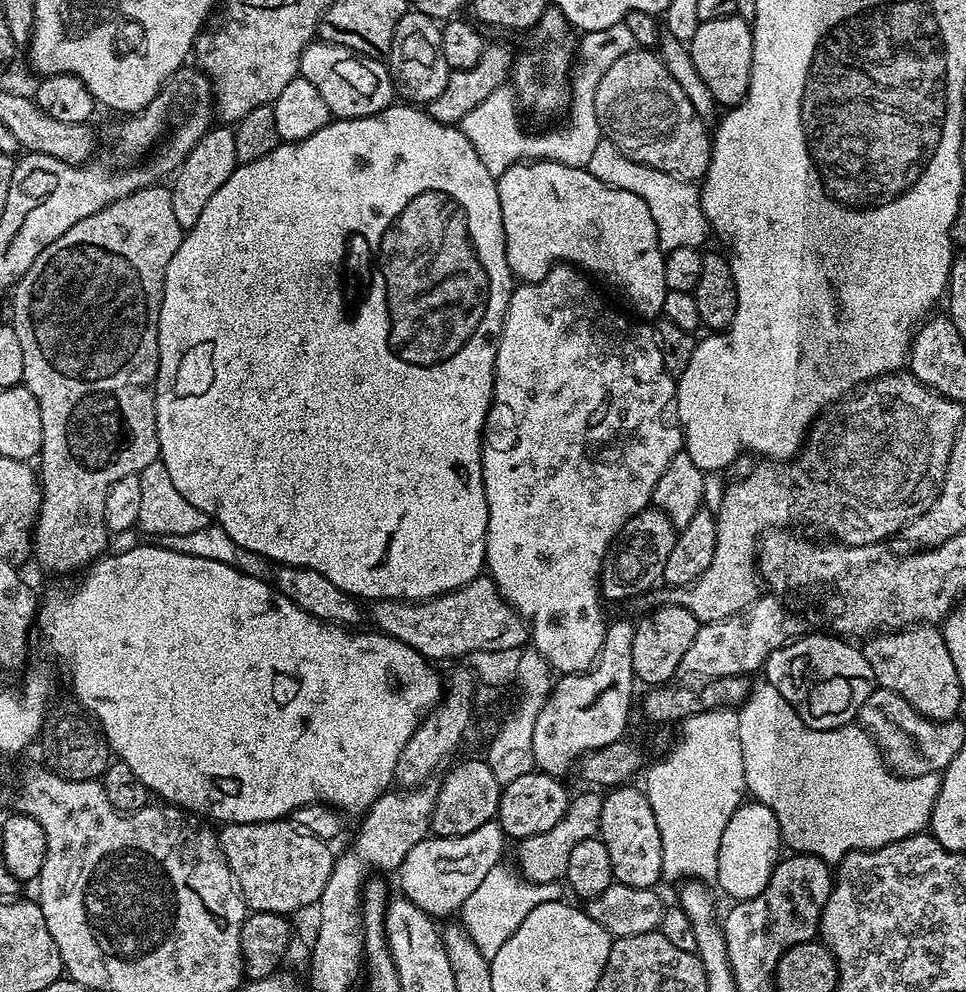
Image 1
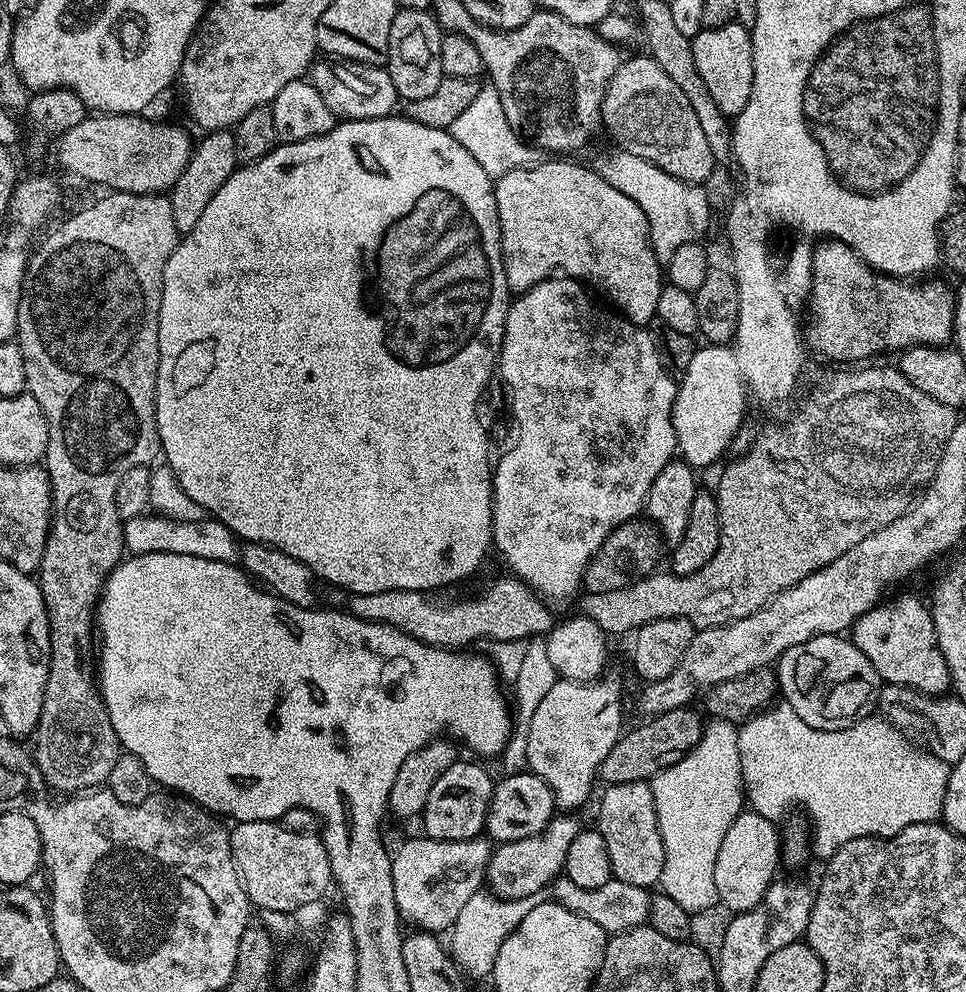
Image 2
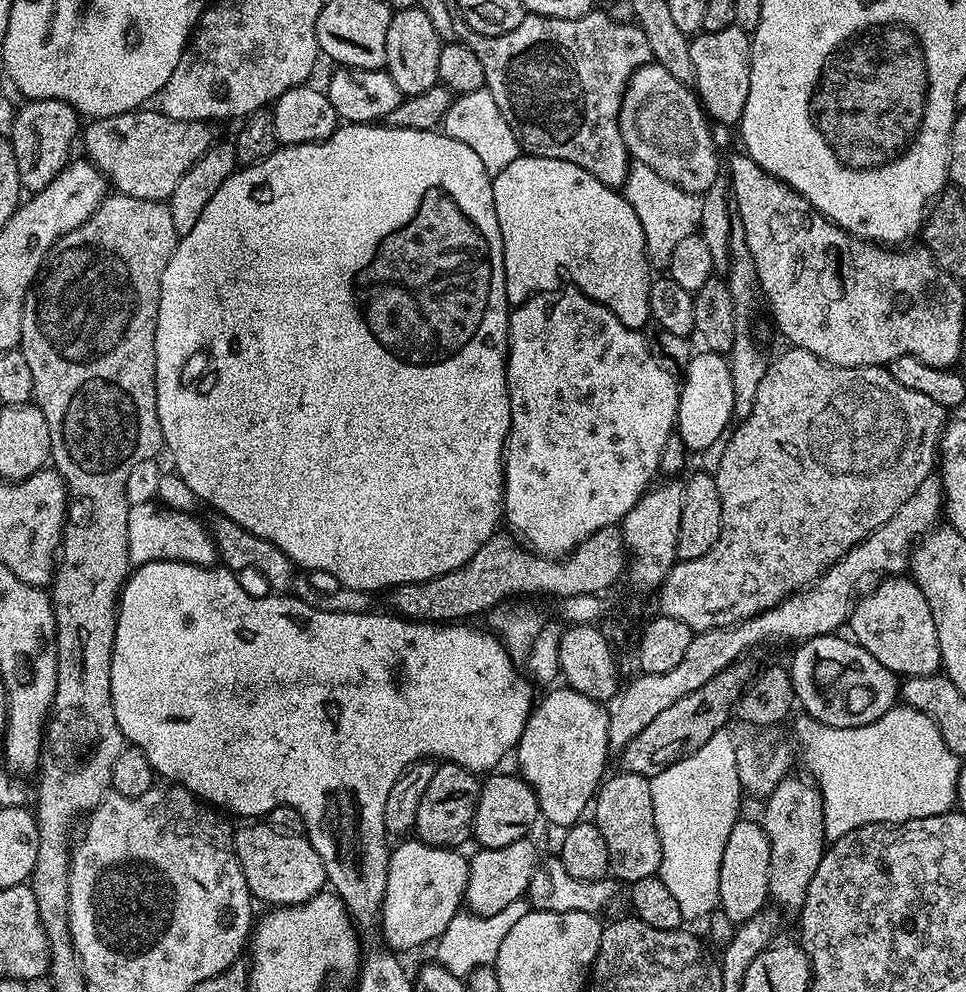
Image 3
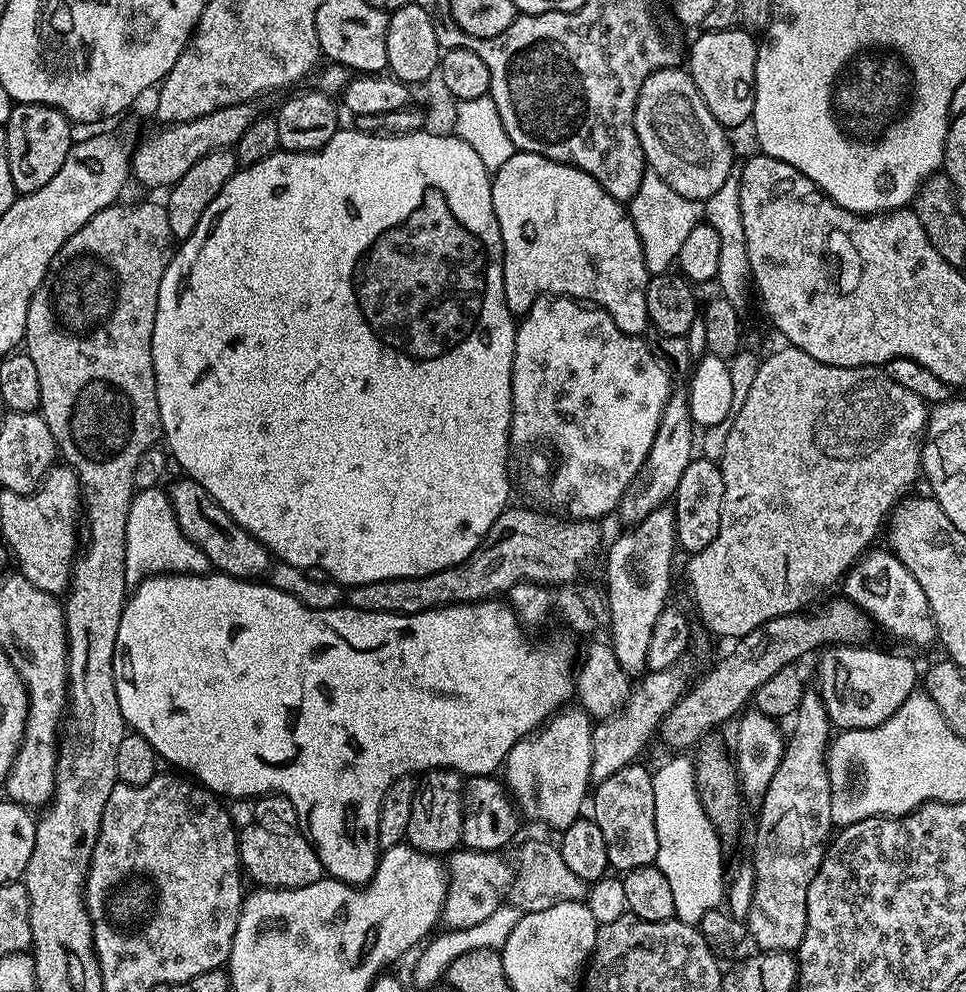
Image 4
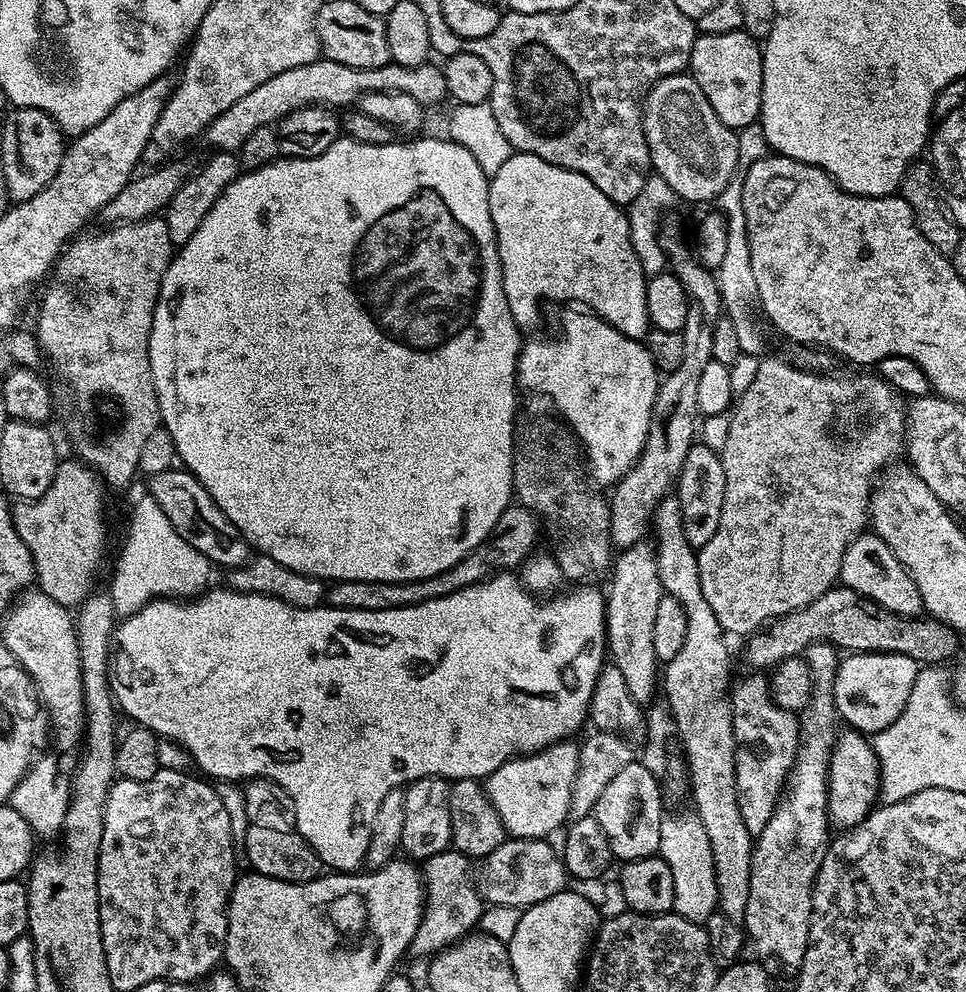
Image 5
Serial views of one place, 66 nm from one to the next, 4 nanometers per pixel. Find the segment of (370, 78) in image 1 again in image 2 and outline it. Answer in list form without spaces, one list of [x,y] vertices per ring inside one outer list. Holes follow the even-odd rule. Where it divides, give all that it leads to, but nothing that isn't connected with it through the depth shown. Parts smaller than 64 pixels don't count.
[[[320,58],[310,69],[310,82],[316,87],[318,94],[322,94],[326,106],[330,106],[332,113],[341,121],[373,120],[391,116],[395,109],[392,107],[398,104],[394,82],[390,82],[388,69],[379,64],[333,62],[328,58]]]

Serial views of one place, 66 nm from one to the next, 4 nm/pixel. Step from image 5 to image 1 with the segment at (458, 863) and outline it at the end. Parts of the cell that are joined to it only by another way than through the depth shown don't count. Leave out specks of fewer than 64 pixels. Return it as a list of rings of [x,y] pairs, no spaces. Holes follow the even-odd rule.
[[[584,790],[571,797],[568,802],[568,813],[550,830],[542,830],[542,834],[528,836],[519,841],[516,847],[516,864],[521,876],[532,884],[554,884],[564,880],[566,866],[570,862],[570,853],[578,842],[586,842],[586,838],[596,836],[600,831],[600,815],[602,814],[602,796],[596,790]]]

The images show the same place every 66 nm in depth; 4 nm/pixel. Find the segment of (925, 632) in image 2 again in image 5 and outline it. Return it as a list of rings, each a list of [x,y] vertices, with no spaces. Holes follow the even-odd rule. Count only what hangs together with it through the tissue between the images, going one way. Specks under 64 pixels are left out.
[[[861,534],[850,542],[846,554],[842,554],[839,583],[846,588],[853,588],[861,598],[872,600],[895,616],[916,618],[921,615],[924,603],[918,594],[918,586],[914,586],[914,578],[890,554],[890,546],[882,542],[874,534]]]

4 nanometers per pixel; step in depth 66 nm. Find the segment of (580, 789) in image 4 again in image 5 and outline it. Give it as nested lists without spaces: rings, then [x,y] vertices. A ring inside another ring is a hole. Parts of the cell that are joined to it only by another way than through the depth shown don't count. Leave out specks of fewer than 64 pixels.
[[[567,739],[540,752],[513,756],[484,777],[484,794],[494,806],[498,818],[502,818],[502,826],[509,837],[542,840],[565,827],[579,761],[580,744]]]

